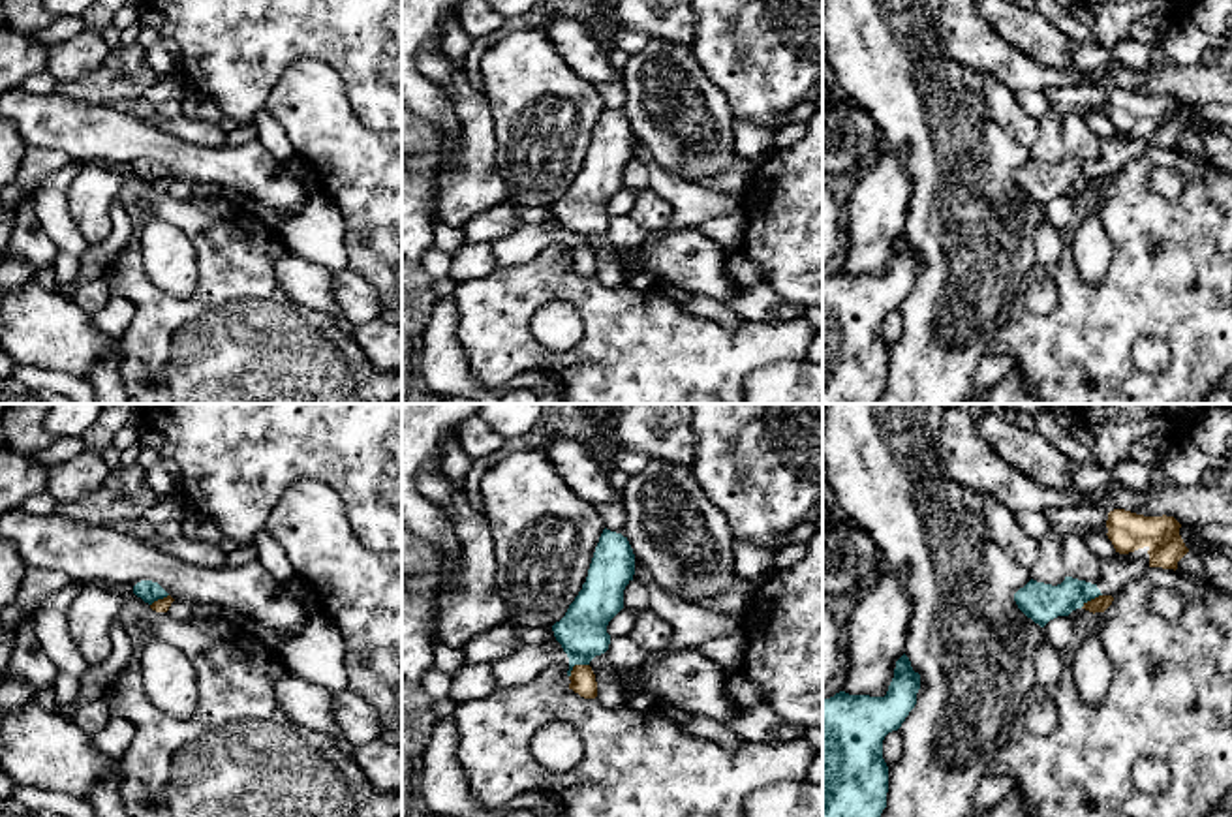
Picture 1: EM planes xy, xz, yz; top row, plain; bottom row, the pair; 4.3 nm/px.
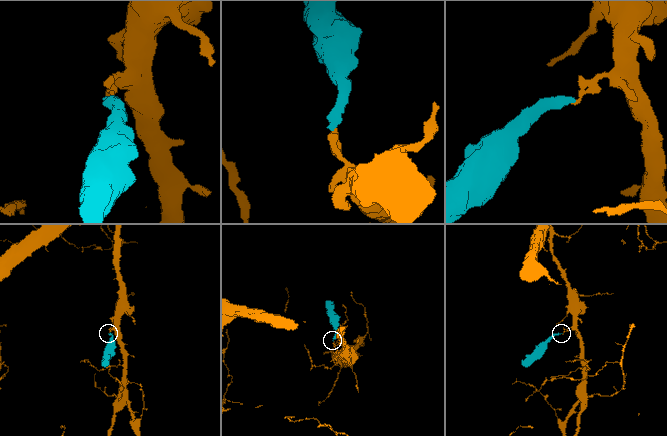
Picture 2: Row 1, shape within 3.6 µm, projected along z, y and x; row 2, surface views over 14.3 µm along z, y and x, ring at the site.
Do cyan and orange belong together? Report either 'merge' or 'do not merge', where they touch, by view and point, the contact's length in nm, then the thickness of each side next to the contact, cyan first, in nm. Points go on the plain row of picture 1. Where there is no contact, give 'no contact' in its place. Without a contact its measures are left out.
do not merge | xz (575, 243) | 110 nm | 200/110 nm

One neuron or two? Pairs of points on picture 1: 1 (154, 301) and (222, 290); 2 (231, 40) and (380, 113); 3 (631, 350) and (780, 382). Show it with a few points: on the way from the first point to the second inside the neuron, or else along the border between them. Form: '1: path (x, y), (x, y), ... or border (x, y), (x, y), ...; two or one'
1: path (171, 307), (194, 307), (205, 295); one
2: path (273, 40), (325, 40), (357, 72); one
3: border (793, 363), (769, 363), (754, 370), (742, 384); two

